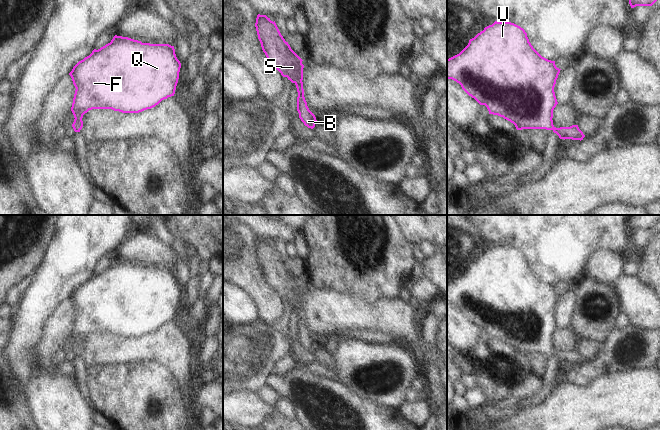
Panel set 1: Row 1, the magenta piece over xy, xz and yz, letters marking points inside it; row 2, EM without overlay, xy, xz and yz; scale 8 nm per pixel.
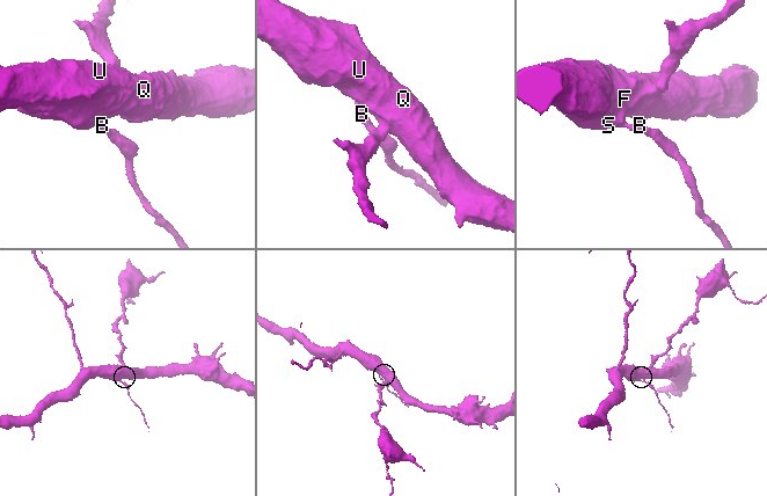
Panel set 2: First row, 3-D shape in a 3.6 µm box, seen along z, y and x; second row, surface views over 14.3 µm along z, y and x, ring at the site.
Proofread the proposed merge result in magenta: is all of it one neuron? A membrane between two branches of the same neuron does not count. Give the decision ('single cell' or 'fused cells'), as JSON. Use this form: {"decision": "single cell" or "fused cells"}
{"decision": "single cell"}

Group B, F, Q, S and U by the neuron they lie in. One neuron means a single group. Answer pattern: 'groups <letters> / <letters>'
groups B F Q S U

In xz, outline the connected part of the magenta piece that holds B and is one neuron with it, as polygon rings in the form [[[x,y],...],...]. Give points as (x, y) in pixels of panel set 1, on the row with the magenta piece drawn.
[[[257,15],[255,23],[258,39],[268,61],[296,85],[297,111],[299,118],[308,128],[313,129],[316,124],[315,115],[309,110],[304,97],[302,59],[291,49],[288,42],[281,35],[275,21],[266,15]]]

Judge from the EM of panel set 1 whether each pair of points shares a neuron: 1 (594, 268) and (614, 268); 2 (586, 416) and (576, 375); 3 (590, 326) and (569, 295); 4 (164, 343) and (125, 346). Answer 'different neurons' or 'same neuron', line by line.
1: same neuron
2: different neurons
3: different neurons
4: same neuron

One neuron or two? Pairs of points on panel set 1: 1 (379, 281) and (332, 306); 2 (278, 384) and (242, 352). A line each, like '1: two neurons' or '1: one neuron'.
1: two neurons
2: two neurons

